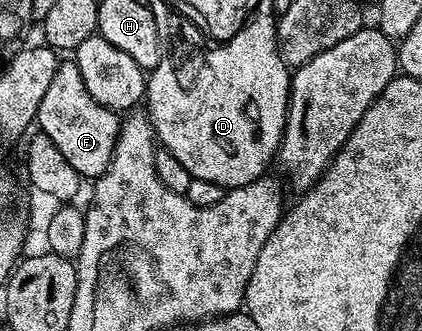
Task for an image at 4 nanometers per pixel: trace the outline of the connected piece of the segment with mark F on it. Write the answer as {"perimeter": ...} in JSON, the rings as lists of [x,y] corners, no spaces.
{"perimeter":[[[74,61],[61,62],[36,114],[36,123],[42,134],[50,137],[50,141],[58,145],[62,157],[66,157],[66,161],[78,169],[80,176],[89,181],[95,181],[102,173],[106,173],[114,157],[114,145],[118,141],[121,122],[117,112],[106,109],[106,105],[98,105],[98,101],[90,97],[82,81],[82,73],[78,73],[78,65]]]}

